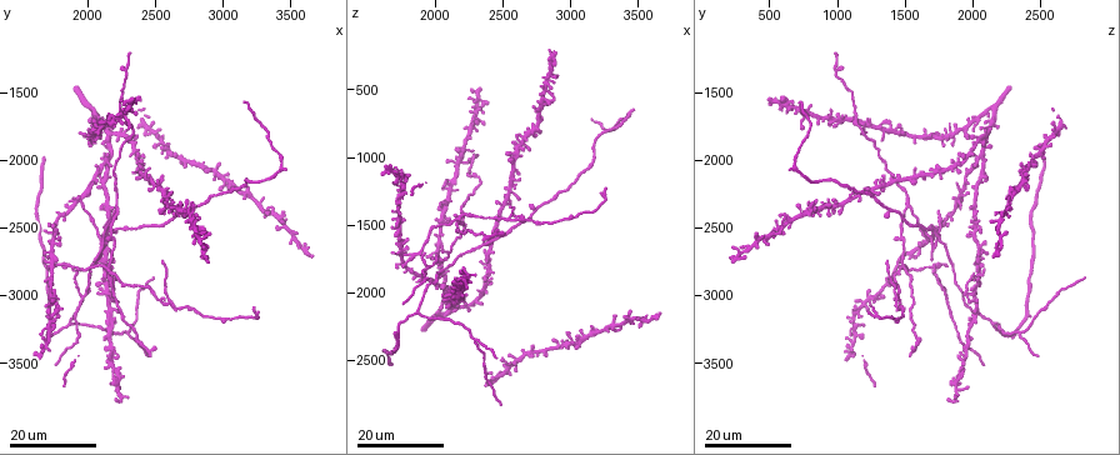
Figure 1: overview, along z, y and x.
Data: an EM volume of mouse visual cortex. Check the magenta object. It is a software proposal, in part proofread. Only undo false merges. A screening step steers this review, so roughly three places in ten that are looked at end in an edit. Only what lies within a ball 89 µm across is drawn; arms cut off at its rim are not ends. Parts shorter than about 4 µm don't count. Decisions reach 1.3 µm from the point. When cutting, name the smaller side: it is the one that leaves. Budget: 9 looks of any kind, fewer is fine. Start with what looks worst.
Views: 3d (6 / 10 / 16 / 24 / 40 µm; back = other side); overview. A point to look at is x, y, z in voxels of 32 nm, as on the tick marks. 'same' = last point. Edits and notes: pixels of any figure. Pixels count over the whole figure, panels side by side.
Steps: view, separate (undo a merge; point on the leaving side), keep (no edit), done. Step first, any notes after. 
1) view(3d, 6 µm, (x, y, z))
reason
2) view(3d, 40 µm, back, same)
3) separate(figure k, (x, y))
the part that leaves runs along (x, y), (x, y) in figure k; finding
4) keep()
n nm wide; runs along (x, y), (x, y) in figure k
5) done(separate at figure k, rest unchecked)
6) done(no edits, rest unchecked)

view(3d, 16 µm, (2120, 2640, 1700))
three-way junction

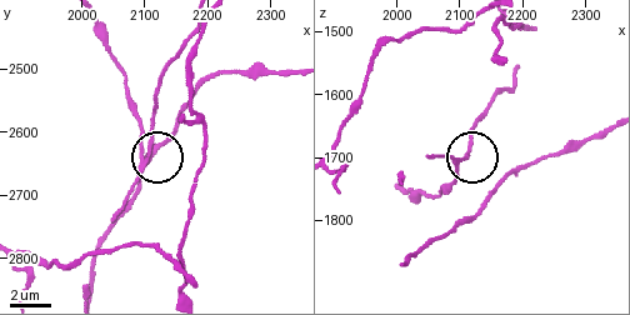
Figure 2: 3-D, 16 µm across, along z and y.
view(3d, 10 µm, (2110, 2640, 1700))

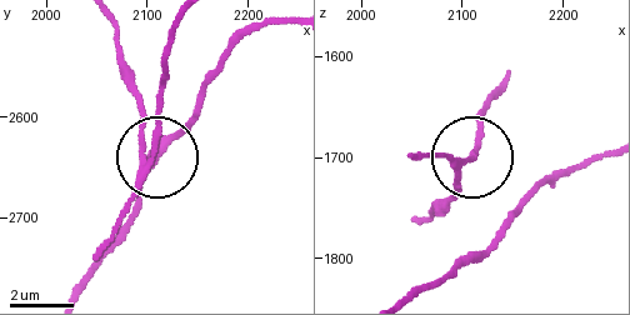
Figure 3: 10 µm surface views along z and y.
separate(figure 3, (141, 139))
150 nm wide; the part that leaves runs along (139, 174), (139, 105), (111, 24) in figure 3; a second cell is stuck on

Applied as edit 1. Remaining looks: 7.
view(overview)

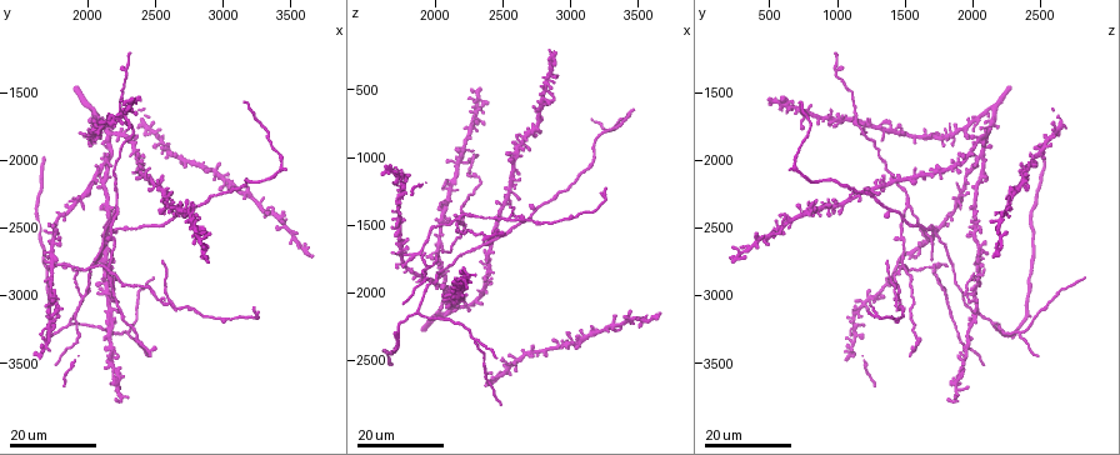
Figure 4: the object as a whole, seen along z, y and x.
view(3d, 16 µm, (1960, 3000, 1820))
side arm on a straight run

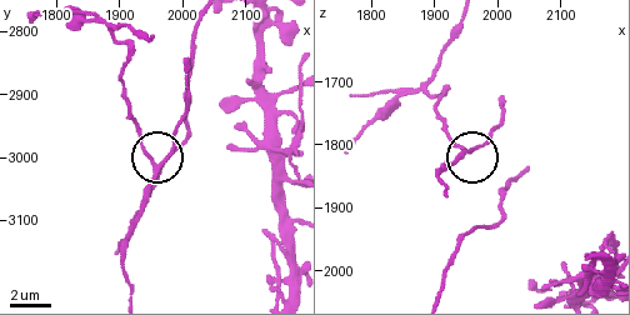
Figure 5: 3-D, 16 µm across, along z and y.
view(3d, 10 µm, (1960, 3015, 1805))
closer look

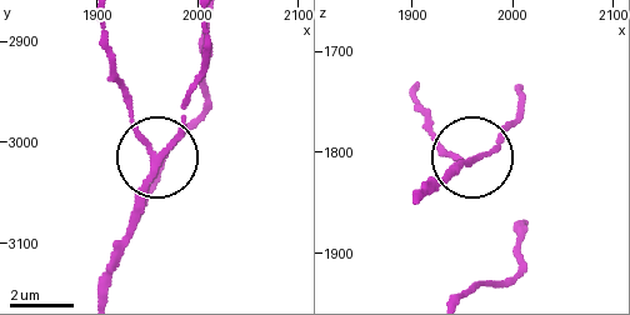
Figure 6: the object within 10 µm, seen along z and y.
separate(figure 6, (131, 108))
3 arms; the part that leaves runs along (153, 151), (134, 121), (105, 25) in figure 6; a second cell is stuck on

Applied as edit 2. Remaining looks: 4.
view(3d, 16 µm, (2200, 2320, 1520))
a fork

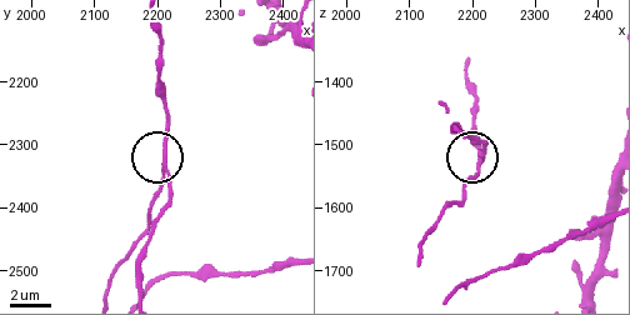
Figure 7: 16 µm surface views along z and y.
view(3d, 10 µm, same)

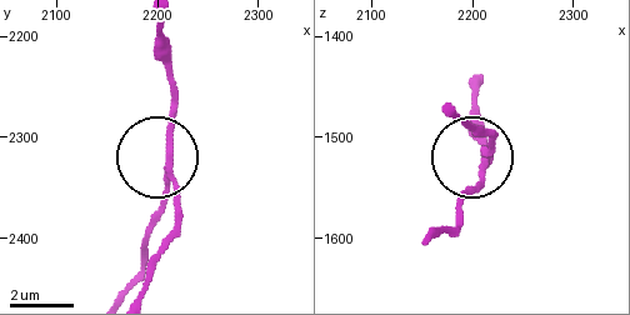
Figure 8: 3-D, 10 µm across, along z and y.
separate(figure 8, (175, 188))
3 arms; the part that leaves runs along (169, 140), (178, 225), (148, 290) in figure 8; a second cell is stuck on

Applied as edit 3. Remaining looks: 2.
view(3d, 24 µm, (1720, 3340, 1120))
three-way junction

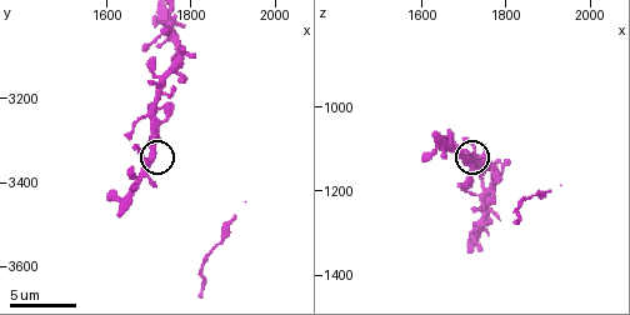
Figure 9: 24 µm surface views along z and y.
view(3d, 6 µm, (1705, 3350, 1120))

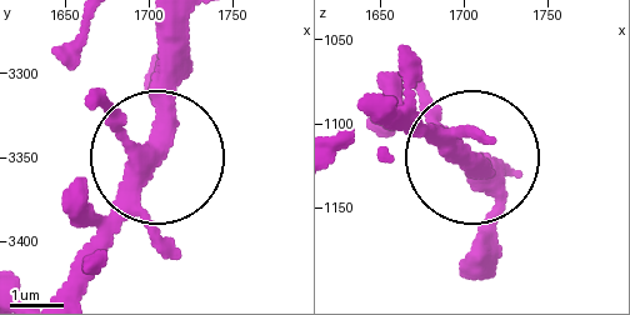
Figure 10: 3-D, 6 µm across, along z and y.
keep()
310 nm wide; all the same cell

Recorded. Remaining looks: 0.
done(separate at figure 3, separate at figure 6, separate at figure 8, rest unchecked)

